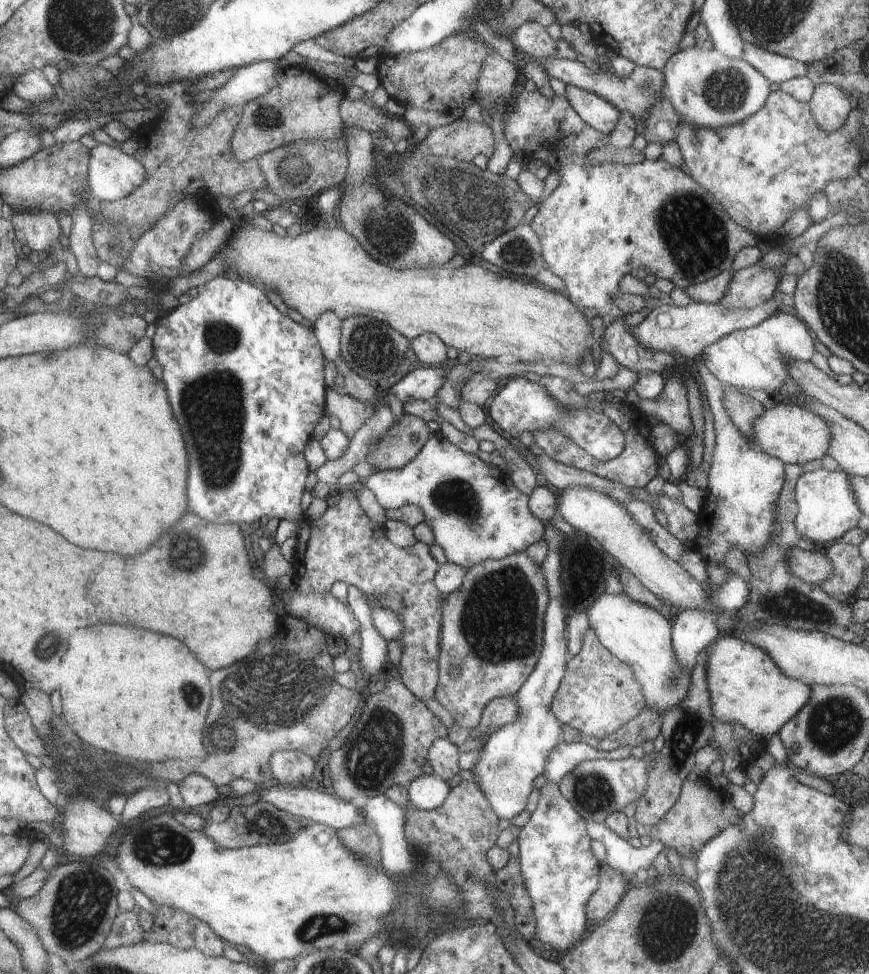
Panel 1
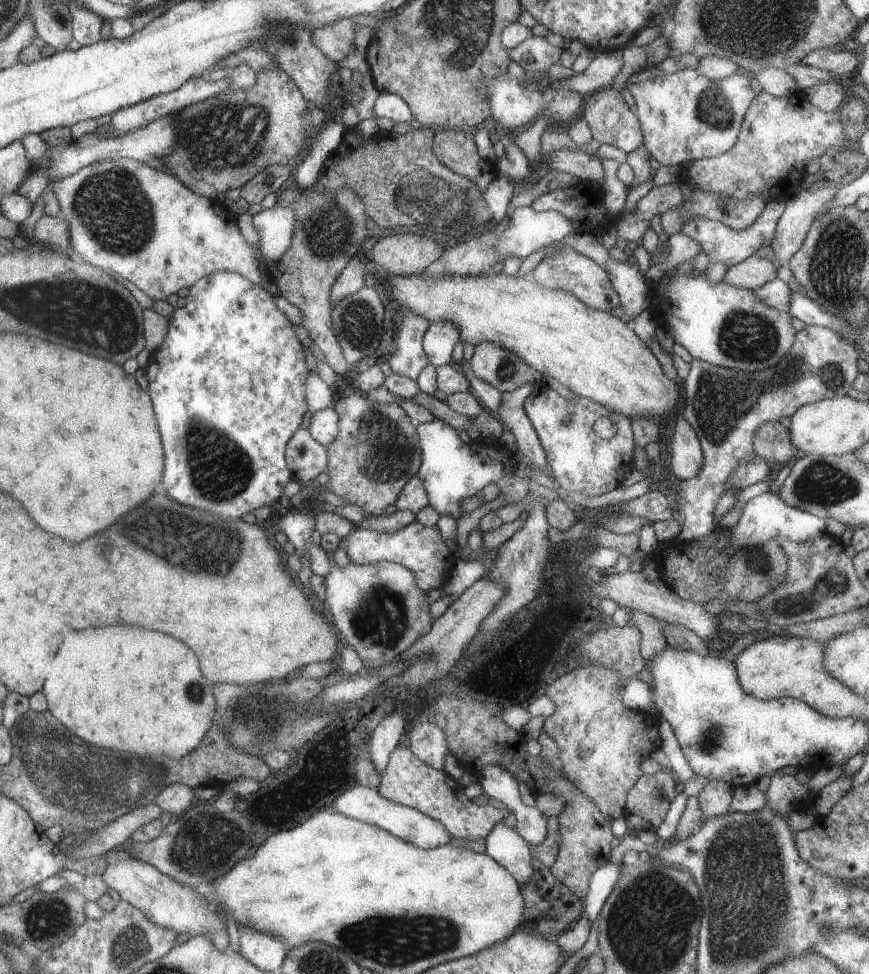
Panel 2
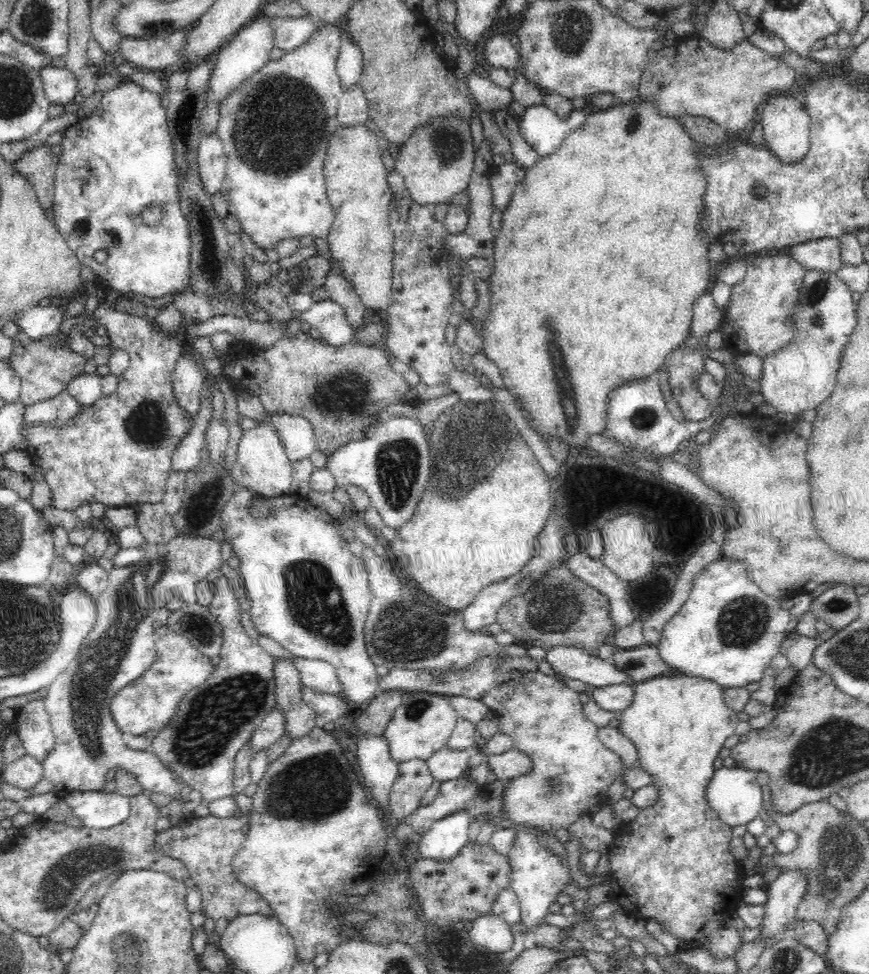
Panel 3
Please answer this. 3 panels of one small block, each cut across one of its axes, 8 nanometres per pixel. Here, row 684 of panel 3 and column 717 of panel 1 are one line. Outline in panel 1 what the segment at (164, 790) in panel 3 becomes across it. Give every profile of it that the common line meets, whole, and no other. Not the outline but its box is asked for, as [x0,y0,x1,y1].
[663,45,768,129]

